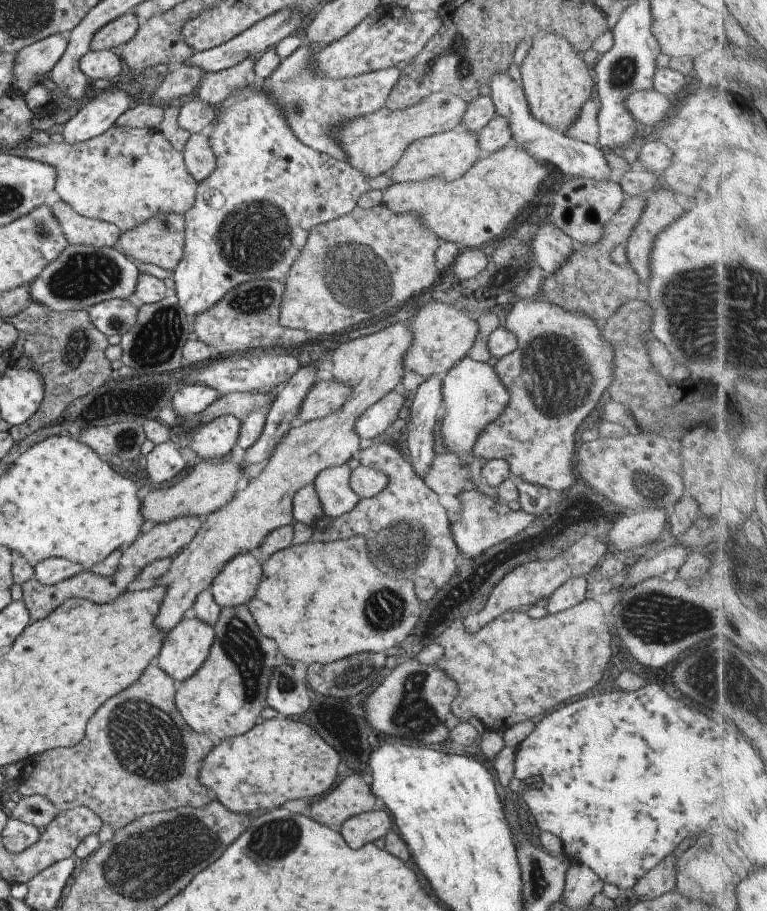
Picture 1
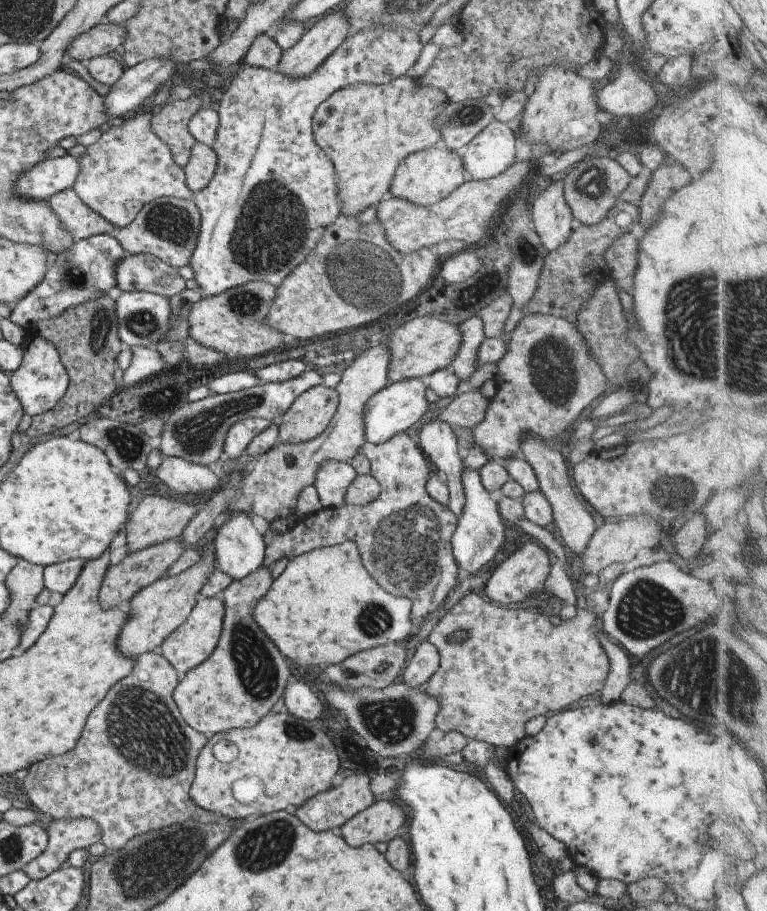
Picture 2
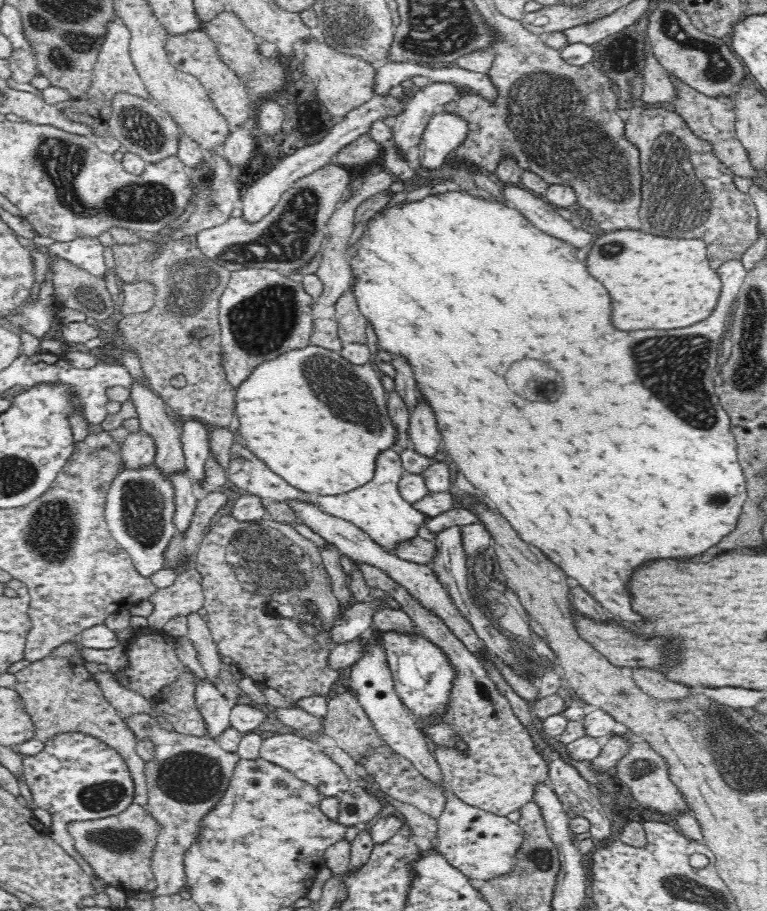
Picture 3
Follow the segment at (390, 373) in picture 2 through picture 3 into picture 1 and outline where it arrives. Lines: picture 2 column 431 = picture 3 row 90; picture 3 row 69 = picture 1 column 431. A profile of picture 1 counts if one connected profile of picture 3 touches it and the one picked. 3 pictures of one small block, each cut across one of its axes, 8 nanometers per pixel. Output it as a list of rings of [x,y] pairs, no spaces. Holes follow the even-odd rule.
[[[437,301],[417,312],[414,310],[411,316],[413,343],[402,359],[402,364],[409,371],[425,378],[443,376],[470,352],[474,344],[475,322],[468,318],[467,310]]]

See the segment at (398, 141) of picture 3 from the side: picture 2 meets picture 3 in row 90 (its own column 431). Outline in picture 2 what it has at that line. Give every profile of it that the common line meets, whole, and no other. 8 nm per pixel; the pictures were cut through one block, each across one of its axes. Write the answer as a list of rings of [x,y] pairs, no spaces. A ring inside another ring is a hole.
[[[433,418],[424,422],[418,431],[419,448],[433,470],[441,474],[448,488],[447,507],[459,518],[463,510],[464,491],[461,483],[461,466],[457,456],[456,441],[449,424]]]

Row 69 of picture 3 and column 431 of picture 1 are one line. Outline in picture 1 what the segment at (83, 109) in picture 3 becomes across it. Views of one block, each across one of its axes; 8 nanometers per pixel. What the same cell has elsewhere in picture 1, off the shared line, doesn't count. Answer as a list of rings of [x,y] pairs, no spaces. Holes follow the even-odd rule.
[[[440,91],[429,94],[415,105],[395,110],[383,106],[375,113],[350,121],[342,125],[338,131],[338,141],[348,157],[345,162],[365,177],[389,174],[409,144],[436,133],[451,131],[460,125],[468,104],[469,102],[461,97]]]

